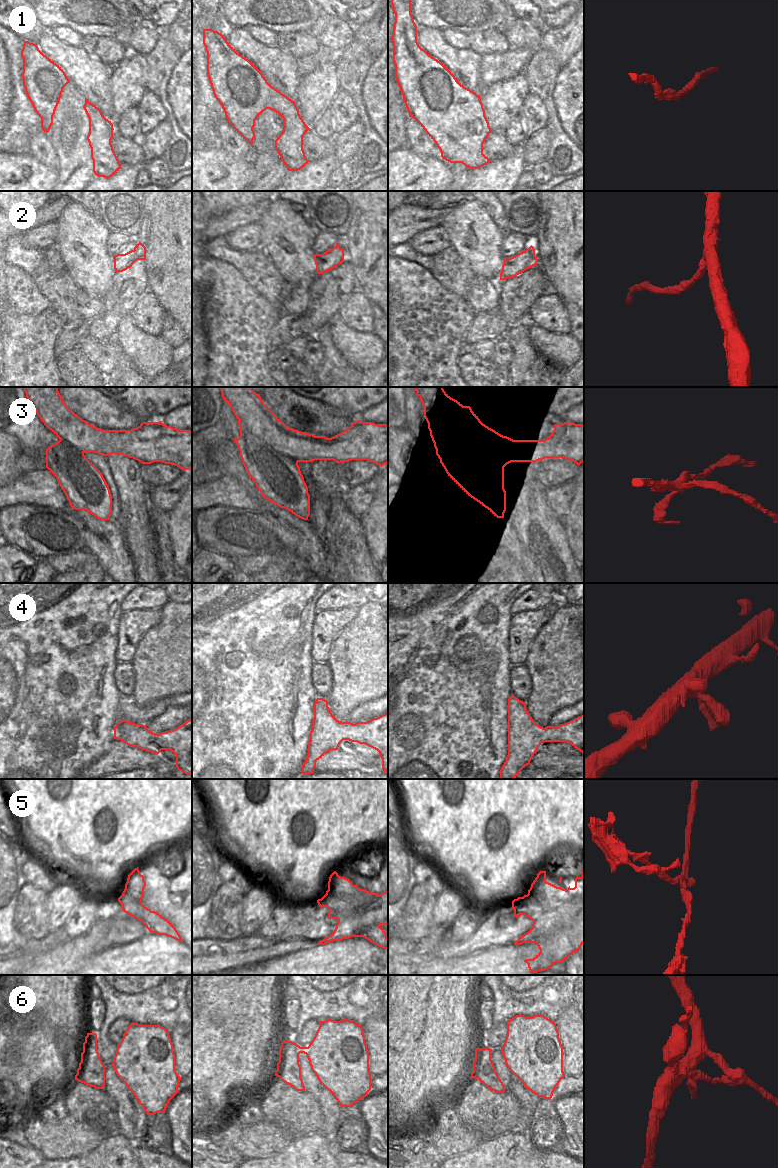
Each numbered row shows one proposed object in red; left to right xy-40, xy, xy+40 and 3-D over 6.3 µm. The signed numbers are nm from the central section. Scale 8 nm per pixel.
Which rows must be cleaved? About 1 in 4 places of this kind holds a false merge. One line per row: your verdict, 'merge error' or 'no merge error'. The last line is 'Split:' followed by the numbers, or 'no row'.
1: no merge error
2: no merge error
3: merge error
4: no merge error
5: merge error
6: merge error
Split: 3, 5, 6

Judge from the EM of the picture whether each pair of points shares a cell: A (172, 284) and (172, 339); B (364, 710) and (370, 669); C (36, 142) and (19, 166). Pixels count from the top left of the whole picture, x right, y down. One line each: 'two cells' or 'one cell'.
A: two cells
B: two cells
C: two cells

